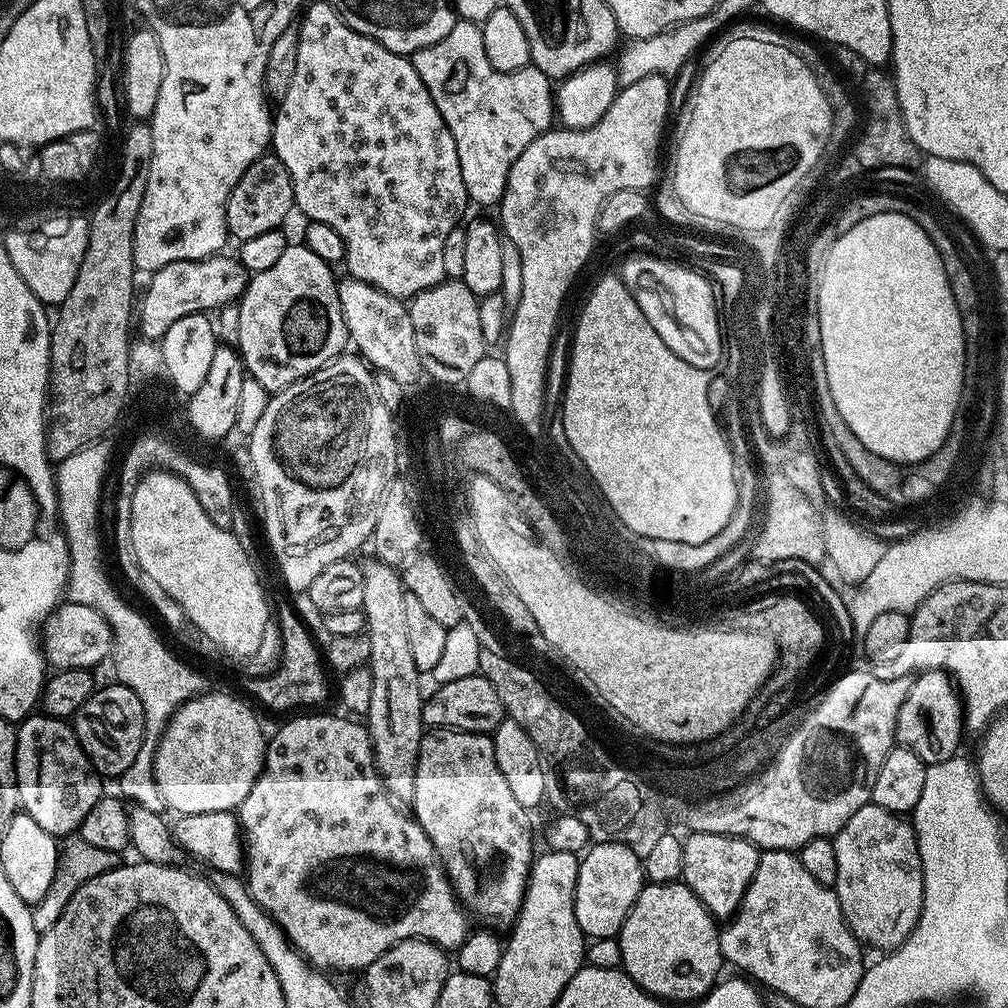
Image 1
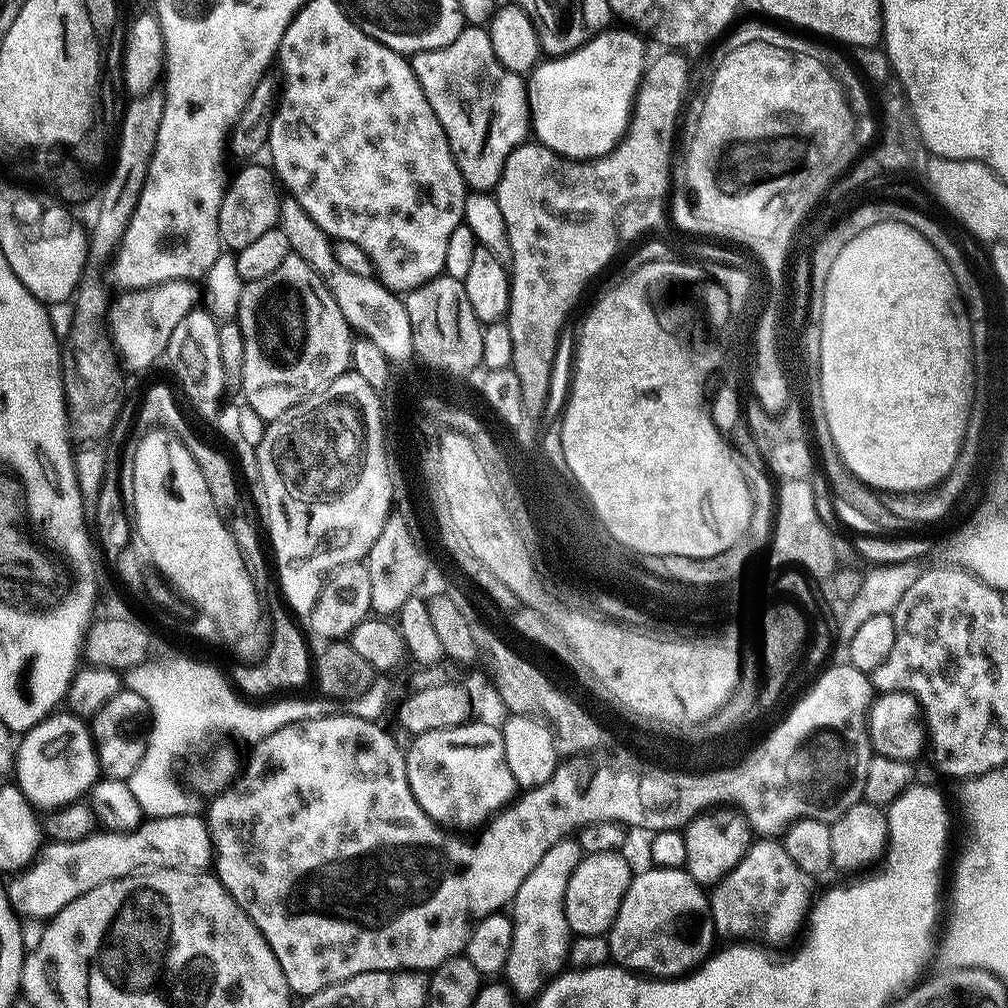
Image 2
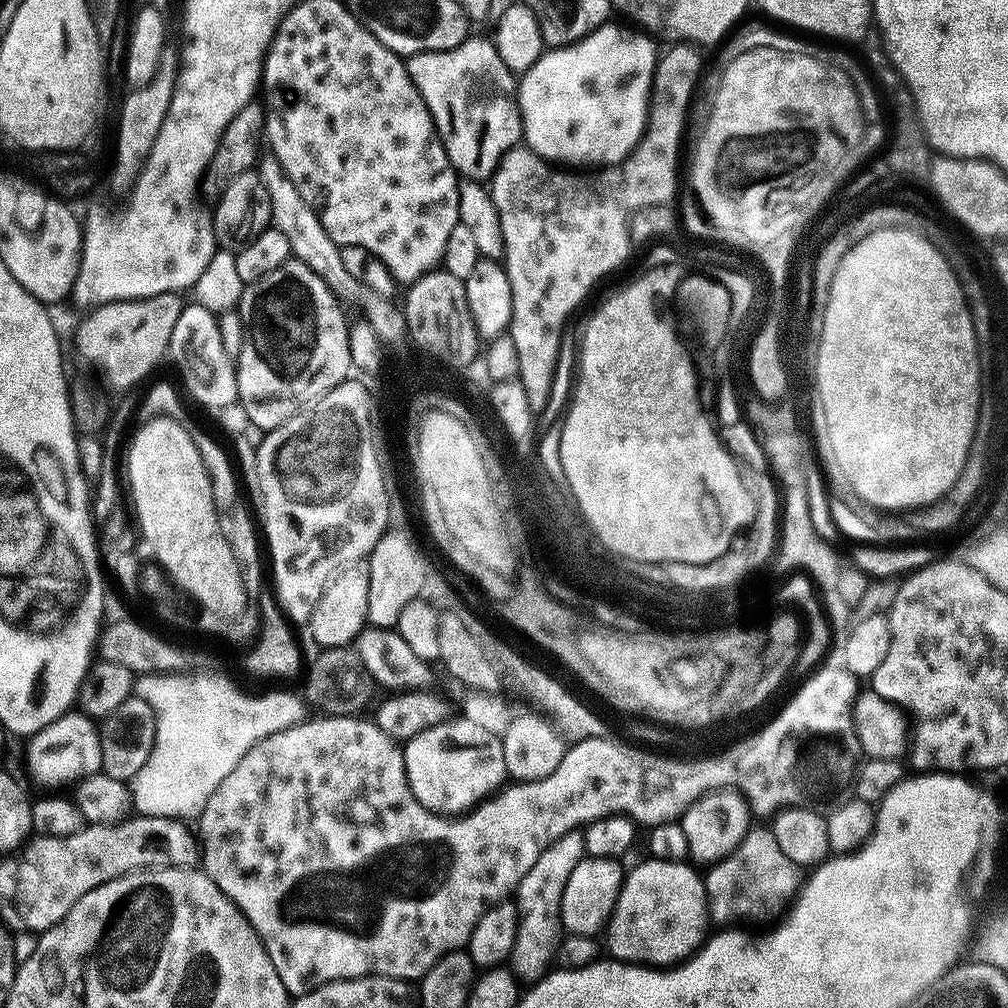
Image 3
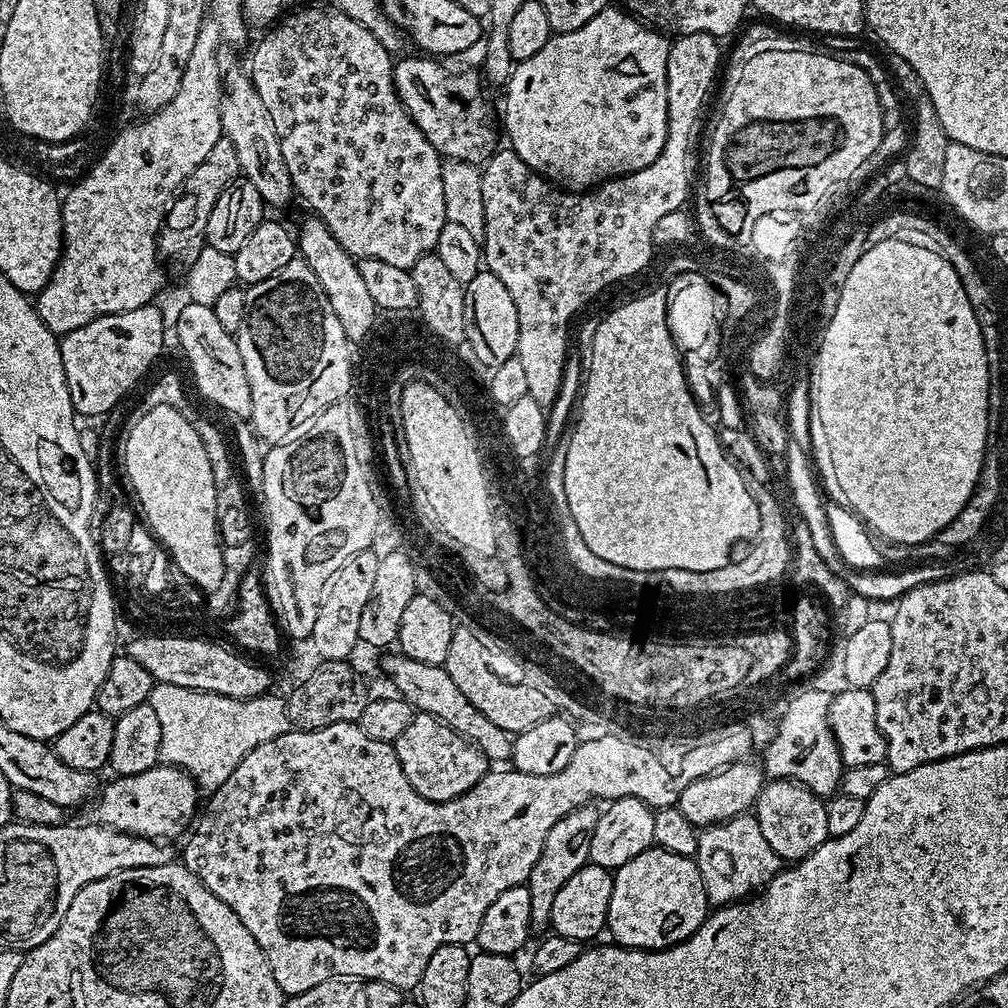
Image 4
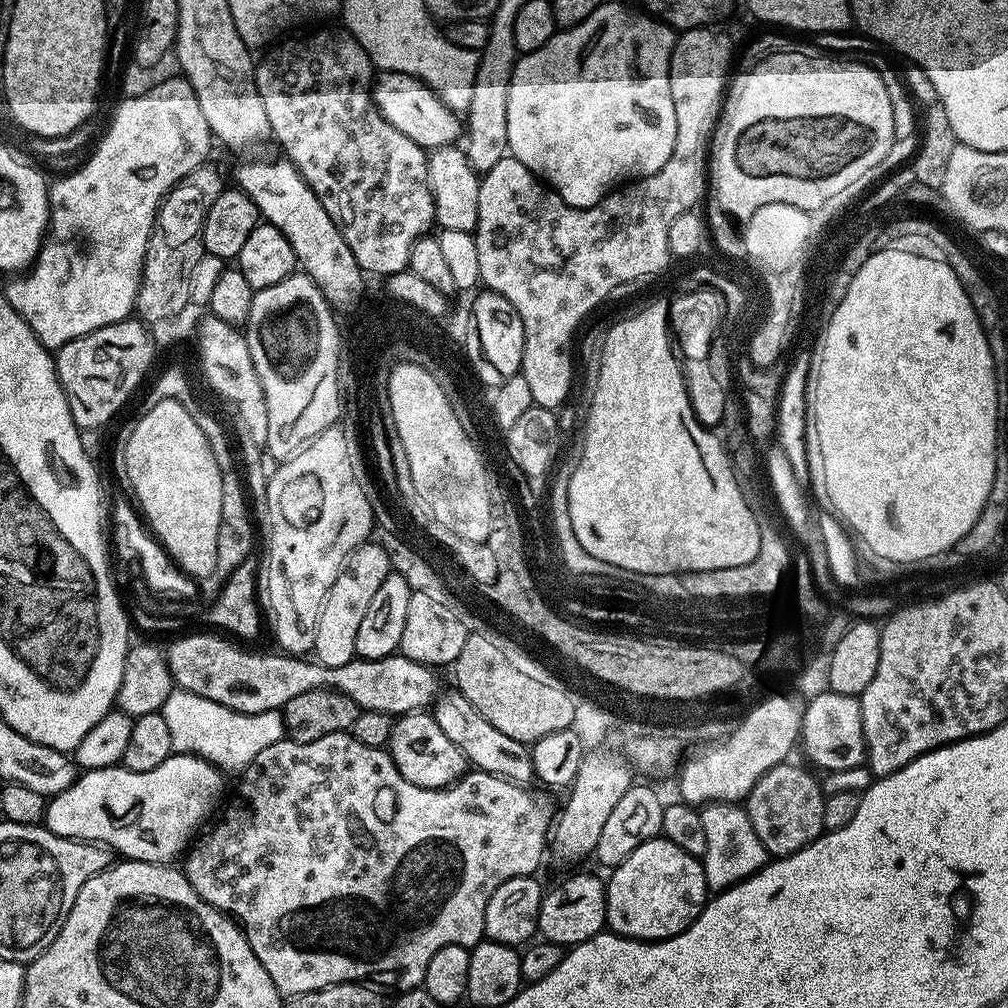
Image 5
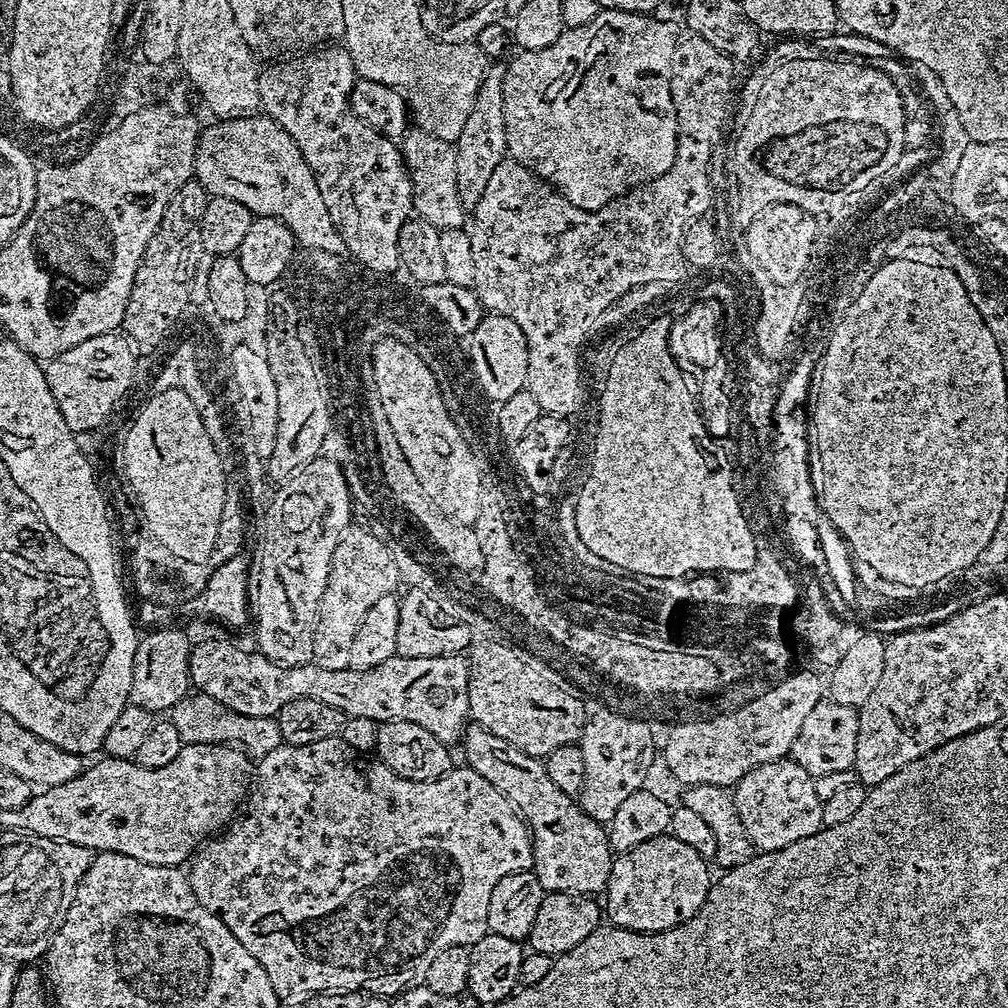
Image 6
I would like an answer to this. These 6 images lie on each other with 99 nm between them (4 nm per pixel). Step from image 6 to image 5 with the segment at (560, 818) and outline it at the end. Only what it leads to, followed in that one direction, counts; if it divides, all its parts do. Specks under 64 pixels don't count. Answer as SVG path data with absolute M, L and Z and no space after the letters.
M441 691L431 705L430 714L436 719L438 726L442 726L442 734L446 734L446 738L450 738L450 742L454 742L454 746L462 750L473 769L501 776L515 784L528 786L533 783L532 754L529 745L509 738L502 734L502 730L490 726L490 722L486 722L486 718L482 718L482 714L478 714L478 710L470 706L470 702L466 702L461 692Z

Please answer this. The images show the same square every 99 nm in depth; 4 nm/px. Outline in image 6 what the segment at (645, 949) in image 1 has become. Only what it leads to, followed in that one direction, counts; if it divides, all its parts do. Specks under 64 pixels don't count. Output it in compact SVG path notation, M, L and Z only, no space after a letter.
M671 834L642 841L628 852L617 855L608 875L606 916L613 925L631 932L665 932L685 924L706 902L714 876L708 873L709 861L698 858L690 846Z

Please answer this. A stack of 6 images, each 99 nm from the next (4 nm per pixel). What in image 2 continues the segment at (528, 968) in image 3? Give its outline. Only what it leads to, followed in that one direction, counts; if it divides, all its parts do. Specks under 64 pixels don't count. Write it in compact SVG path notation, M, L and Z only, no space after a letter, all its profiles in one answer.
M575 839L554 842L554 846L542 854L538 866L526 874L522 886L518 886L518 894L512 899L510 919L514 926L514 942L510 942L510 958L506 958L502 976L512 995L521 1001L528 1002L539 996L568 964L568 947L572 945L574 933L566 918L564 899L566 886L570 886L570 878L581 859L582 851Z

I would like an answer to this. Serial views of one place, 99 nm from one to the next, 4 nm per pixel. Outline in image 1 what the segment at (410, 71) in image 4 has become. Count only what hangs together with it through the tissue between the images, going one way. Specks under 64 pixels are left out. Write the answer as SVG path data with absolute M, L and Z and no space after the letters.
M457 19L456 25L450 34L446 34L446 38L442 38L442 42L434 42L430 47L412 53L410 59L414 70L418 70L418 78L422 78L434 106L438 106L454 138L454 146L458 150L458 166L462 166L462 182L466 186L469 201L473 205L499 205L504 196L510 166L514 166L518 154L522 154L522 150L526 150L534 138L553 127L554 88L548 76L534 66L520 68L517 72L496 72L486 58L482 27L473 24L471 20Z

